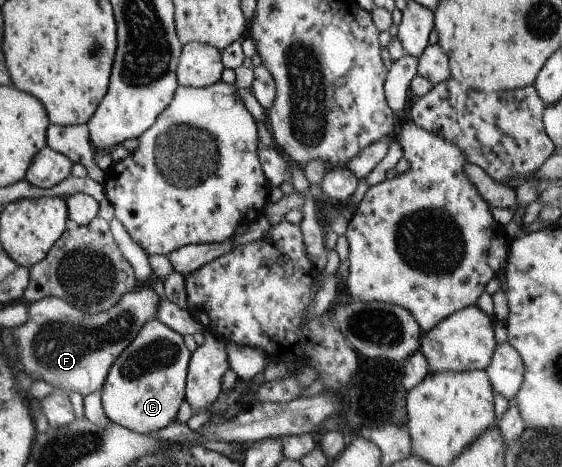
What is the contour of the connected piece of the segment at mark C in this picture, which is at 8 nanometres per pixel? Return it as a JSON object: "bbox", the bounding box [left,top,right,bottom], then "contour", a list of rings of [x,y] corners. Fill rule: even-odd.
{"bbox":[100,319,190,435],"contour":[[[152,319],[142,325],[135,338],[110,364],[100,393],[104,415],[119,427],[147,435],[173,421],[184,398],[190,357],[182,336]]]}

